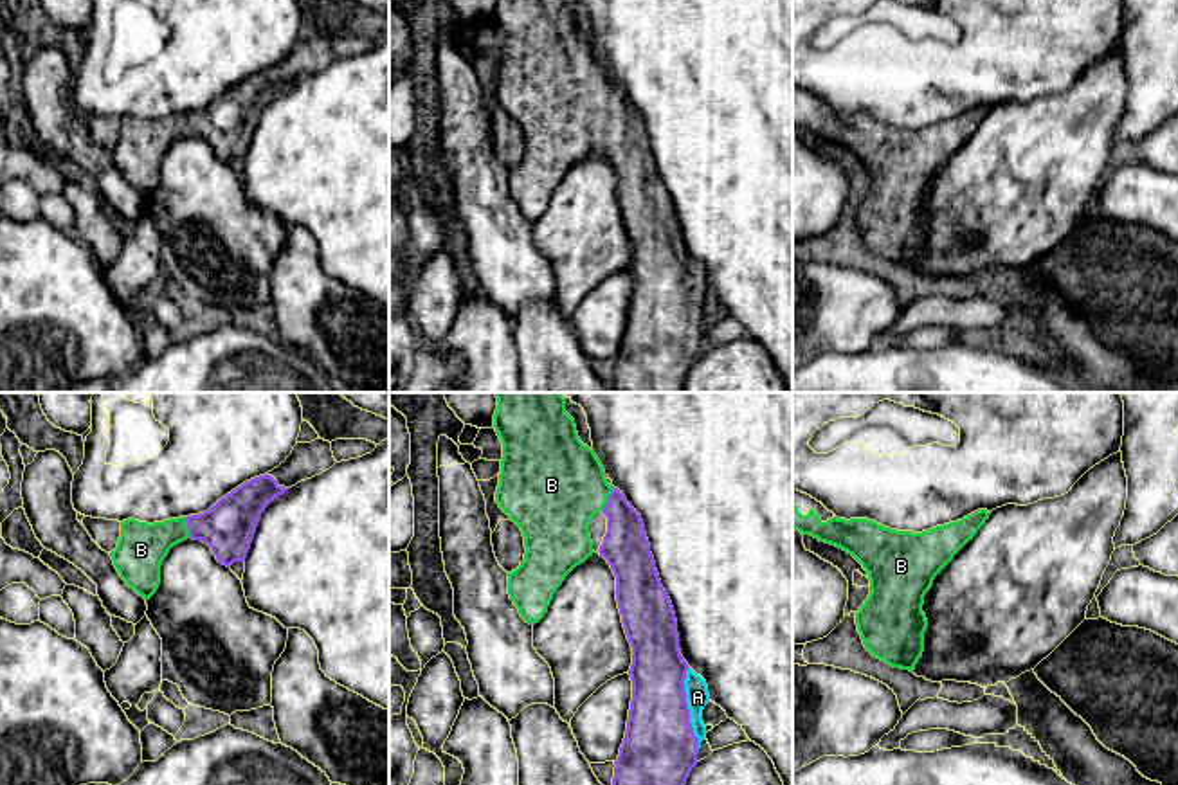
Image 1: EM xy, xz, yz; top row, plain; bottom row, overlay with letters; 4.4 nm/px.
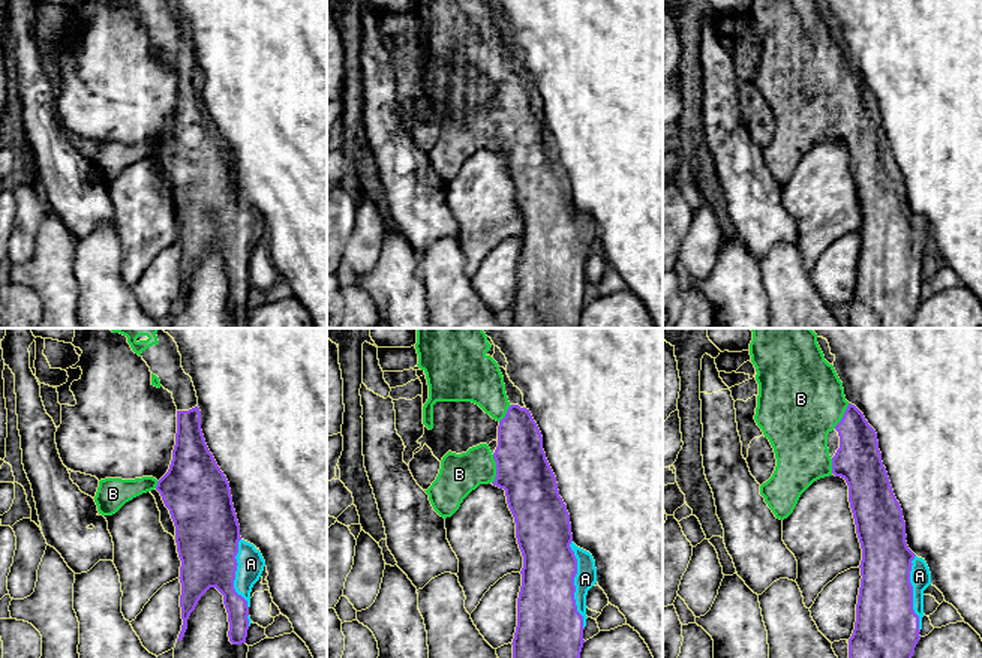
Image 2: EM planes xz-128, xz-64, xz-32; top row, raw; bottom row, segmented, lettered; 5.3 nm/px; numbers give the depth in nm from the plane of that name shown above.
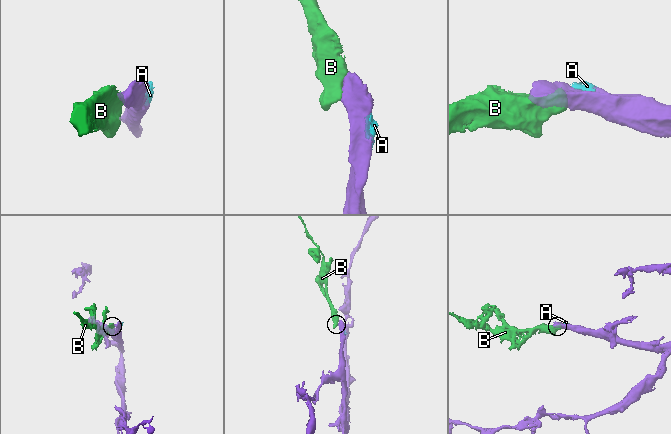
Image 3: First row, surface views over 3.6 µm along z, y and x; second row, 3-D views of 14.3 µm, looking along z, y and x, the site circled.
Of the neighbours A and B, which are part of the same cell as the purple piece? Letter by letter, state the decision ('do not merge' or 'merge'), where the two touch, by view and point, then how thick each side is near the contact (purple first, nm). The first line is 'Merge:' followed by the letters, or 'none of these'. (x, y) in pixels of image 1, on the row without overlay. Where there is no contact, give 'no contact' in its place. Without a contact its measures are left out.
Merge: A, B
A: merge; meets purple in xz at (688, 306); 340 nm thick on the purple side, 100 nm on the other
B: merge; meets purple in xz at (609, 96); 200 nm thick on the purple side, 440 nm on the other

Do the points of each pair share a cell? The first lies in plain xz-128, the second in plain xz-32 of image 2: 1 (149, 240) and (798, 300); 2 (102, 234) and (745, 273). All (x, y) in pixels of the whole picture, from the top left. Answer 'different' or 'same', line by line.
1: different
2: different

